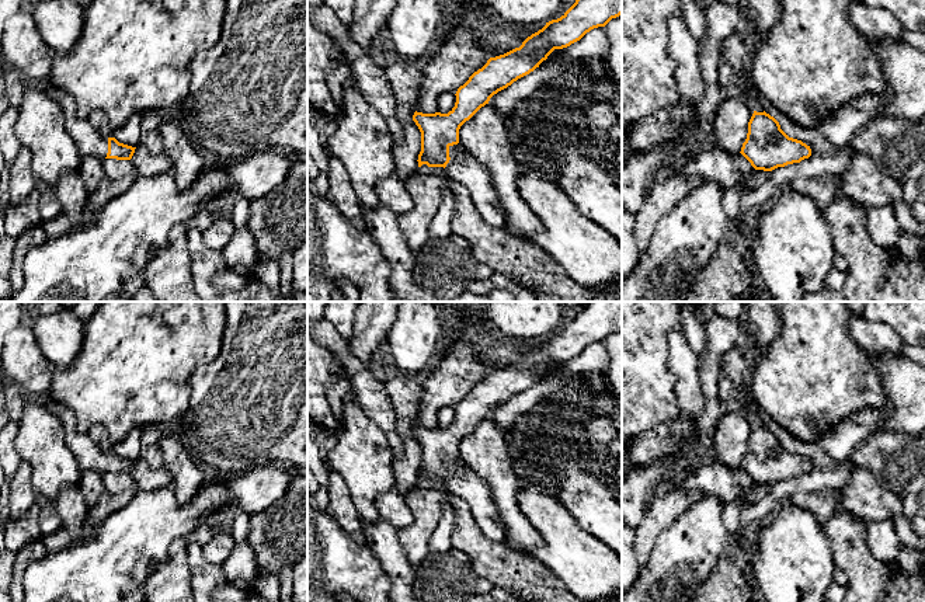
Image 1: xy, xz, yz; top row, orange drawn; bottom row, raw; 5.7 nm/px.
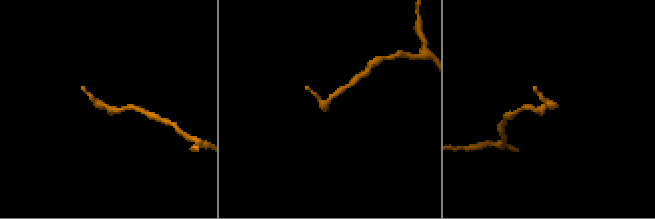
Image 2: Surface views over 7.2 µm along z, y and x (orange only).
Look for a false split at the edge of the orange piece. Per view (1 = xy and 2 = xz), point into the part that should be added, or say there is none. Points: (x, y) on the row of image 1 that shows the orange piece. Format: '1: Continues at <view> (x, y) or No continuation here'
1: Continues at xy (90, 142)
2: No continuation here

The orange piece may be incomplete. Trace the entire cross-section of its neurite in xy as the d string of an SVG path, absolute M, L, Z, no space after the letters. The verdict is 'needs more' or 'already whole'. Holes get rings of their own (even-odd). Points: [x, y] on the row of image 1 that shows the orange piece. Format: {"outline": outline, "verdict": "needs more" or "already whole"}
{"outline": "M49 79L35 83L35 86L62 105L66 115L66 129L74 140L81 156L94 156L101 160L132 159L136 147L119 143L115 138L107 139L90 123L88 119L79 118L74 98L69 93L56 90L51 84Z", "verdict": "needs more"}

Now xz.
{"outline": "M575 0L557 20L546 22L528 36L519 48L490 58L456 91L455 107L448 114L414 112L413 121L421 132L418 167L446 167L449 147L459 143L459 129L490 98L518 79L533 72L554 49L580 41L594 28L605 27L622 14L622 0Z", "verdict": "already whole"}

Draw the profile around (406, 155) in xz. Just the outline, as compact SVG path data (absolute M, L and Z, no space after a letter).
M474 22L456 24L442 42L434 45L422 70L424 80L418 101L396 107L396 118L403 129L403 142L393 145L394 175L403 182L407 184L410 175L417 171L421 152L421 132L413 121L414 112L438 112L438 97L444 93L456 94L458 88L488 59Z

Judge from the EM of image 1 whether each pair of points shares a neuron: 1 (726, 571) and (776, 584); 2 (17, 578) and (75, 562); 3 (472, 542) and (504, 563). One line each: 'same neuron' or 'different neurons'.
1: different neurons
2: different neurons
3: same neuron

